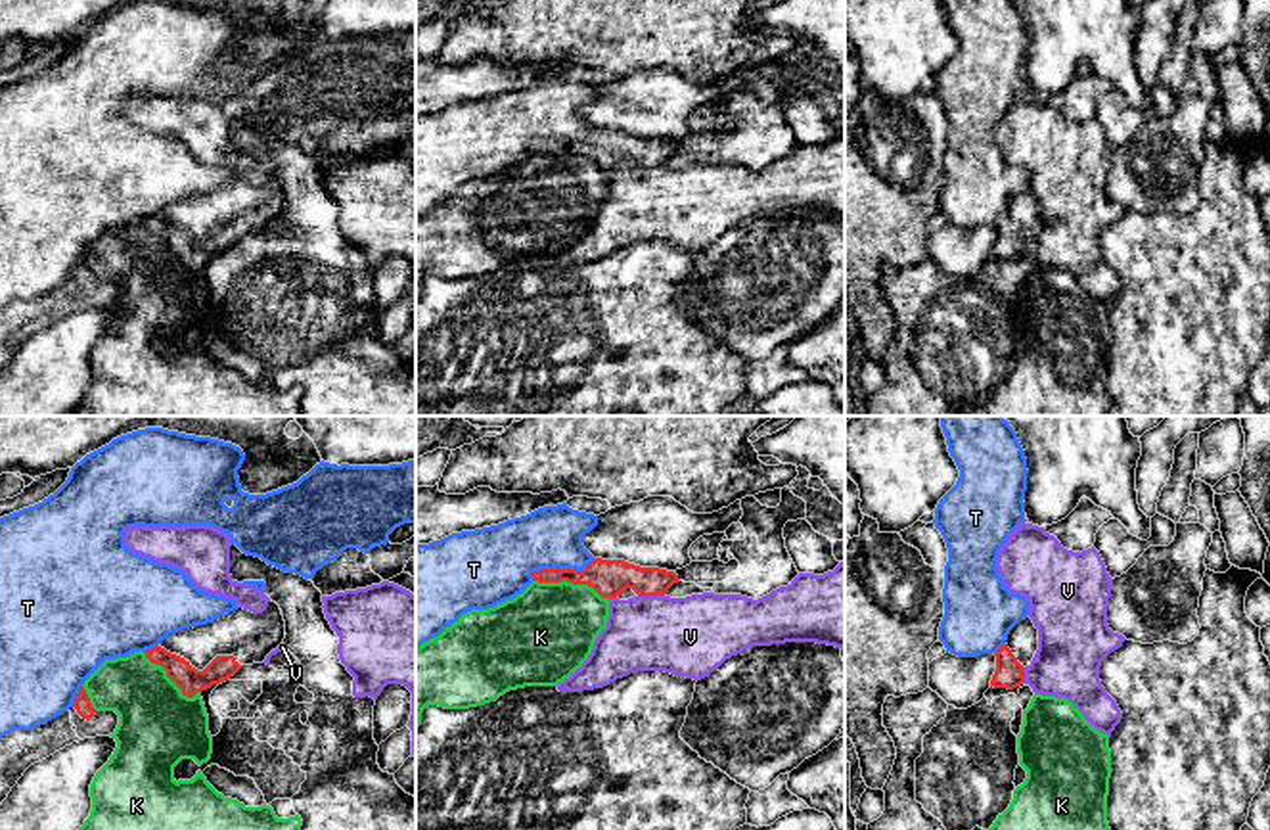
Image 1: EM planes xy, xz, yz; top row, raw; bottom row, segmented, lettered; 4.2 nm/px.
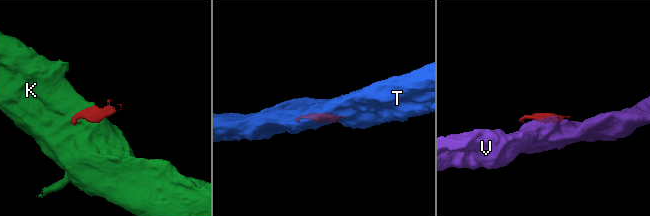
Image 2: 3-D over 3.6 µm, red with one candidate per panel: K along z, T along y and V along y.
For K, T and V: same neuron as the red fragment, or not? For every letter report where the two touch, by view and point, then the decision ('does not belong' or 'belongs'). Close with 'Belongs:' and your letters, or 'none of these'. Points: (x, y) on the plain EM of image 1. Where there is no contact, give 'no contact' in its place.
K: xz (573, 154) | does not belong
T: xz (562, 140) | does not belong
V: xz (650, 165) | does not belong
Belongs: none of these

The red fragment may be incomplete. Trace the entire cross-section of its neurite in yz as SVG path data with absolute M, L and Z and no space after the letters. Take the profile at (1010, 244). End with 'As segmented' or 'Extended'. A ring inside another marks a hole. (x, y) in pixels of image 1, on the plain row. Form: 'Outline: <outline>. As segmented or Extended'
Outline: M1023 188L1008 205L1006 215L994 224L996 242L990 257L1013 261L1025 253L1025 238L1038 220L1038 199L1032 190Z. Extended

